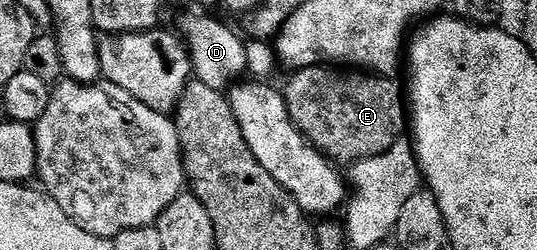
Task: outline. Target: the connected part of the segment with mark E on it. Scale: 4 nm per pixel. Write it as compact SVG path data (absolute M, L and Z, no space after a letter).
M319 65L299 68L284 87L289 116L311 144L332 163L351 167L360 160L372 159L386 153L401 140L408 125L406 97L394 81L387 76L373 76L359 71L344 72L340 69Z

